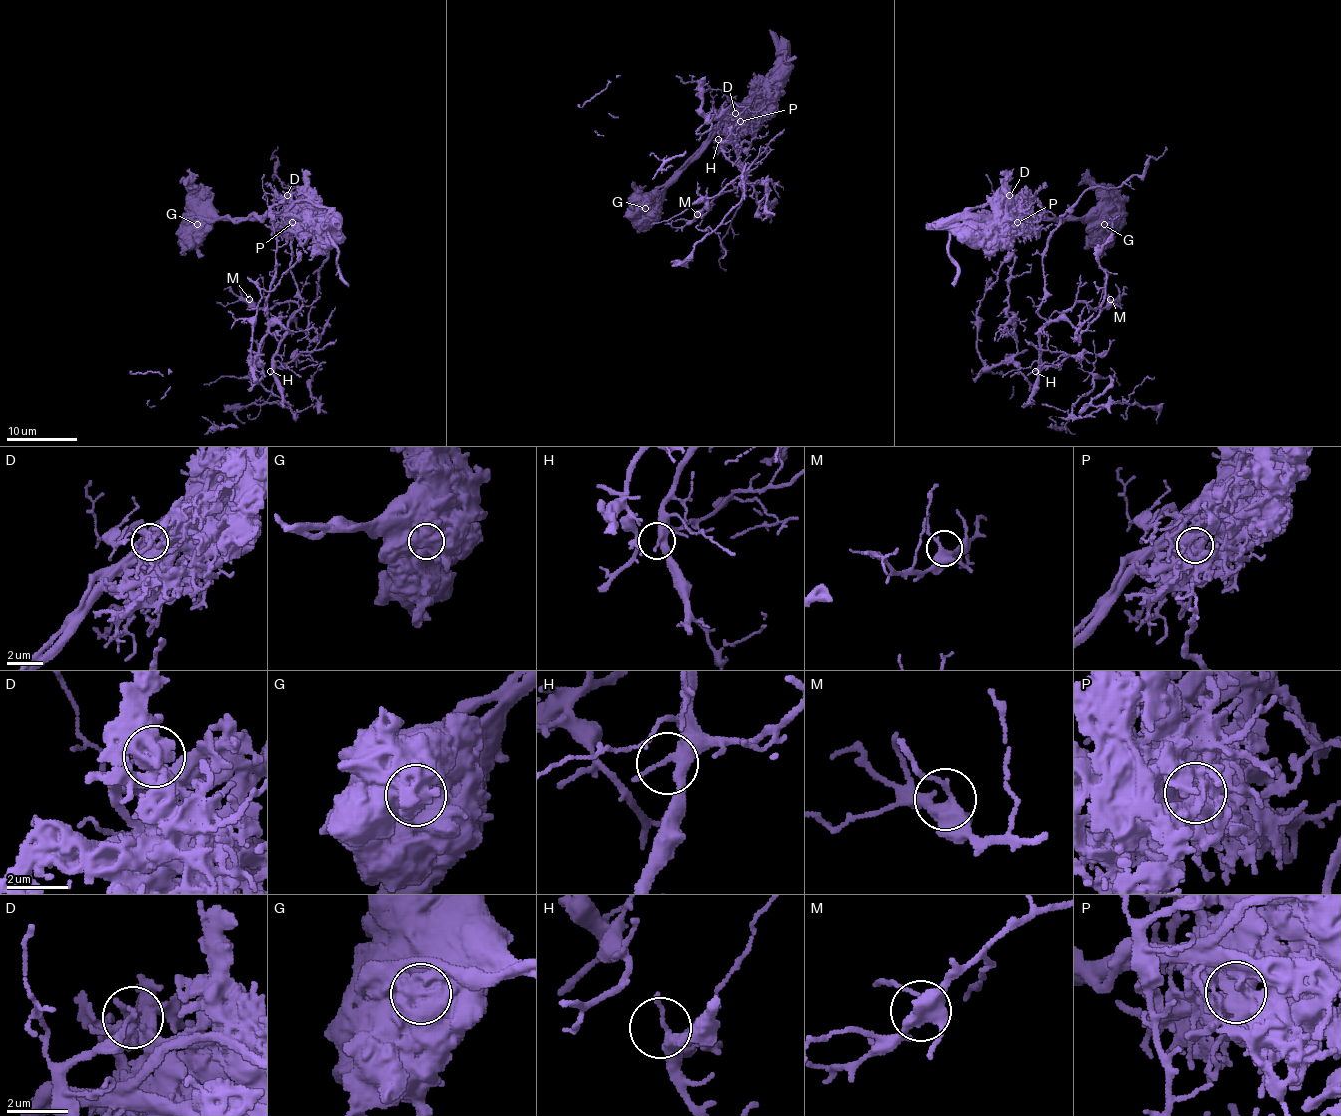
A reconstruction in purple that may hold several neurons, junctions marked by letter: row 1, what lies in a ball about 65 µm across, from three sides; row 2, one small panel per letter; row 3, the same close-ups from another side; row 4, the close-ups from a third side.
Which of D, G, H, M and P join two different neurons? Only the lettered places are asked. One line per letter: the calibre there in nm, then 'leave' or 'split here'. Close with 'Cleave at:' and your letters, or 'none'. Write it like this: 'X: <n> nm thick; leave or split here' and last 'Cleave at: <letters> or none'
D: 200 nm thick; split here
G: 1500 nm thick; split here
H: 320 nm thick; leave
M: 420 nm thick; leave
P: 600 nm thick; split here
Cleave at: D, G, P

